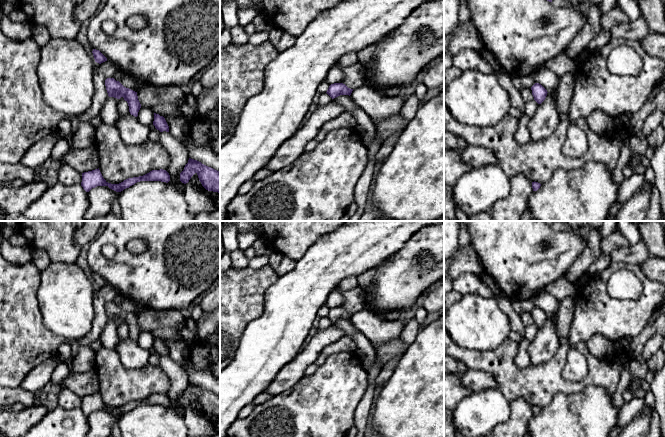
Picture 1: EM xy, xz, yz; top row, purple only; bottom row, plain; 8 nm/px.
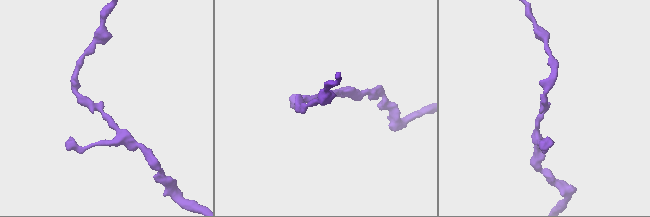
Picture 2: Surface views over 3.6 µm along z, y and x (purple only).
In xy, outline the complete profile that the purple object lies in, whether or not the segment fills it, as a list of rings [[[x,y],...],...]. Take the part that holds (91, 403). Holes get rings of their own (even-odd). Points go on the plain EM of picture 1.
[[[98,392],[82,397],[81,410],[86,416],[89,416],[92,412],[97,410],[108,410],[110,413],[116,416],[121,416],[140,405],[161,405],[168,407],[170,405],[170,399],[166,394],[163,393],[152,394],[143,400],[128,402],[119,408],[111,408],[103,402]]]

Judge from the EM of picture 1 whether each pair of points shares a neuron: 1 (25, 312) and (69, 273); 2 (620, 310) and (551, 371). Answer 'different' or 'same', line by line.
1: different
2: different

